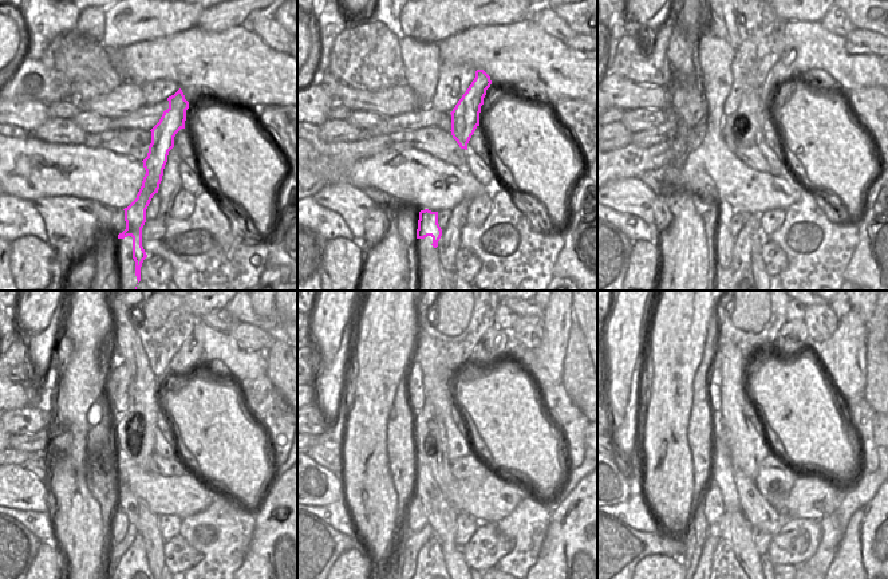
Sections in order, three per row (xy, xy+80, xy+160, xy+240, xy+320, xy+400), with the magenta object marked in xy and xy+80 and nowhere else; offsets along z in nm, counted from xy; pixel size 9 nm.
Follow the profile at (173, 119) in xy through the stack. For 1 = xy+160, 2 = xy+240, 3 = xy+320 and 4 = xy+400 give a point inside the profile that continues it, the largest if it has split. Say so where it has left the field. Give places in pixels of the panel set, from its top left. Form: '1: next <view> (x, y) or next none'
1: next xy+160 (784, 70)
2: next xy+240 (189, 357)
3: next xy+320 (496, 342)
4: next xy+400 (793, 335)

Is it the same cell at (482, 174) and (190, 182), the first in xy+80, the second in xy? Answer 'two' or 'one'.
one

